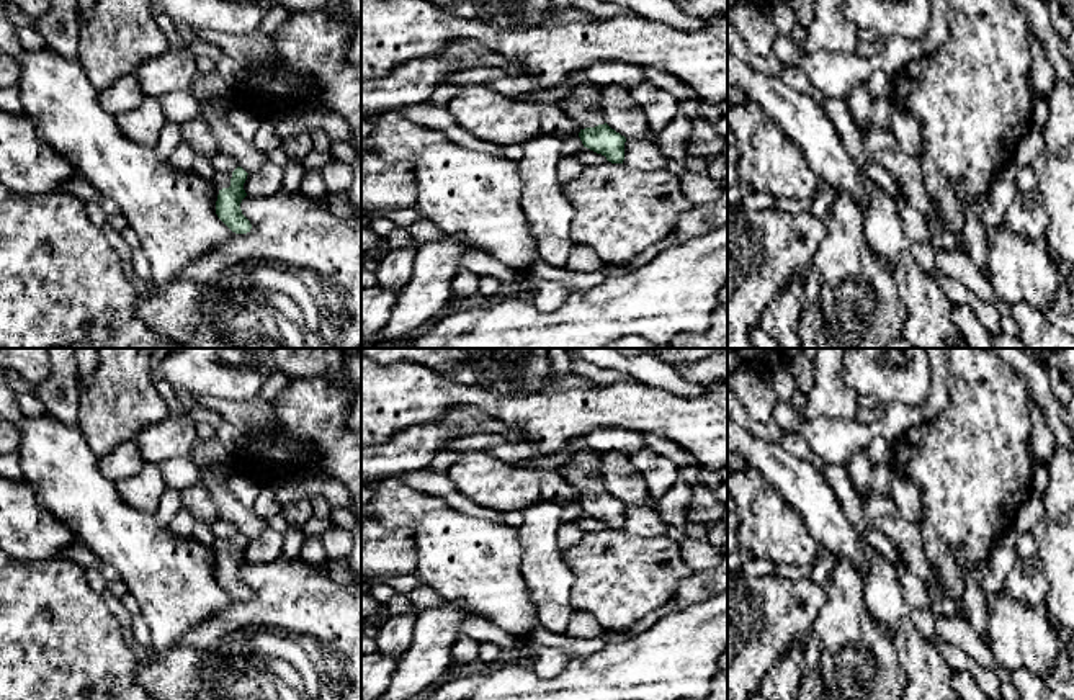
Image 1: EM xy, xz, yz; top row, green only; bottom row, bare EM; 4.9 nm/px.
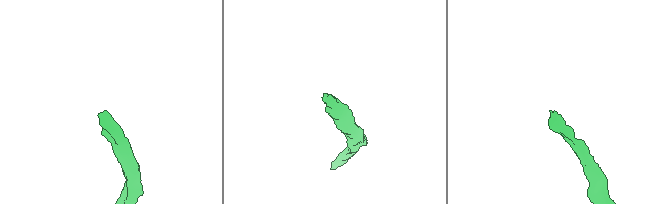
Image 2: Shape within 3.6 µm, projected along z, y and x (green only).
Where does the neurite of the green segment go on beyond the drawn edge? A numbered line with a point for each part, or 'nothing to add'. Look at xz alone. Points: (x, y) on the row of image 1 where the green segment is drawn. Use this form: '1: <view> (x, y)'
1: xz (584, 103)

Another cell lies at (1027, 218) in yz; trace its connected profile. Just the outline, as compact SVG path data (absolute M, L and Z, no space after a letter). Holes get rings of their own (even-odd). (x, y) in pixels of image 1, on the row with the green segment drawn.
M1036 190L1018 193L1004 216L1004 227L1028 242L1045 244L1048 214Z

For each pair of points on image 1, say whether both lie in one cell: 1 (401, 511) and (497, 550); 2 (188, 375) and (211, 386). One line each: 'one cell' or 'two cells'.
1: one cell
2: one cell

